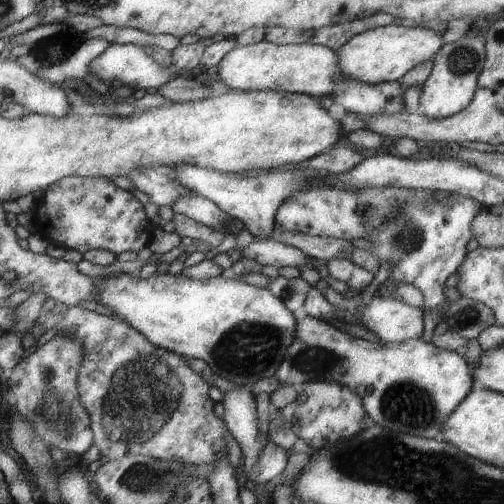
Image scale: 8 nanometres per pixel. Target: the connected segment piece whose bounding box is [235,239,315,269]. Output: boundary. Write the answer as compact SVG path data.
M256 240L250 242L246 248L235 248L243 257L252 258L262 265L270 265L274 268L284 268L286 266L310 266L314 268L313 257L304 254L300 248L270 240Z

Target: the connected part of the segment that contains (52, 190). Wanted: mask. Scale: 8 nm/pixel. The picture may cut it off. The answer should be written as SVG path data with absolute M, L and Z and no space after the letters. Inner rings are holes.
M68 176L58 180L45 190L34 213L33 232L49 242L82 253L92 249L106 249L115 255L139 252L148 246L154 228L144 204L105 177Z

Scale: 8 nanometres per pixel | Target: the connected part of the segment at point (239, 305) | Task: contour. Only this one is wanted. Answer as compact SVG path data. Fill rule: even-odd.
M135 272L133 274L120 273L117 276L115 276L115 274L110 274L110 276L97 278L100 282L102 282L102 284L100 284L98 302L111 310L112 317L116 317L118 320L122 320L122 322L126 322L126 324L133 326L136 330L138 330L138 332L141 332L146 339L157 347L180 354L182 357L204 360L204 362L212 368L214 374L218 374L221 378L230 380L230 382L233 382L235 385L251 386L255 382L258 382L258 380L275 376L278 366L280 366L280 363L284 358L284 354L286 354L286 348L289 348L290 344L292 344L292 340L294 340L297 322L294 318L294 313L290 312L290 310L286 308L286 305L281 298L274 296L274 294L272 294L272 292L270 292L267 288L259 288L240 279L226 279L222 275L212 278L204 278L204 280L186 278L184 274L172 275L168 272L165 272L164 274L155 272L147 279L142 279L139 276L139 272Z

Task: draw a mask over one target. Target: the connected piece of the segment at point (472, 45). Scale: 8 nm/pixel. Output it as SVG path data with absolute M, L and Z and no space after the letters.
M468 34L460 40L444 43L444 46L436 52L433 58L433 69L428 80L422 86L420 106L422 115L438 120L454 116L470 106L476 89L478 88L478 77L484 68L485 39L475 34Z

